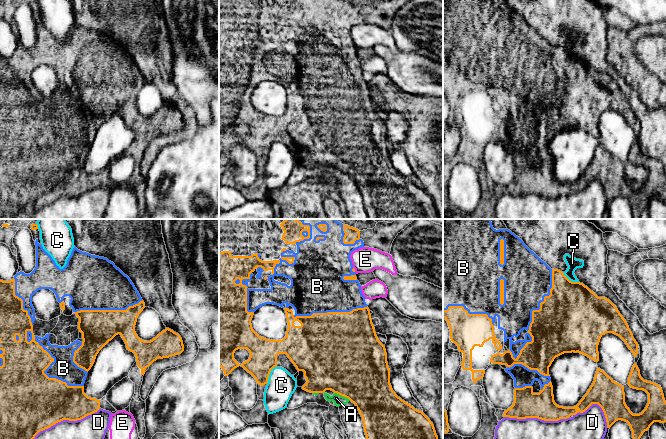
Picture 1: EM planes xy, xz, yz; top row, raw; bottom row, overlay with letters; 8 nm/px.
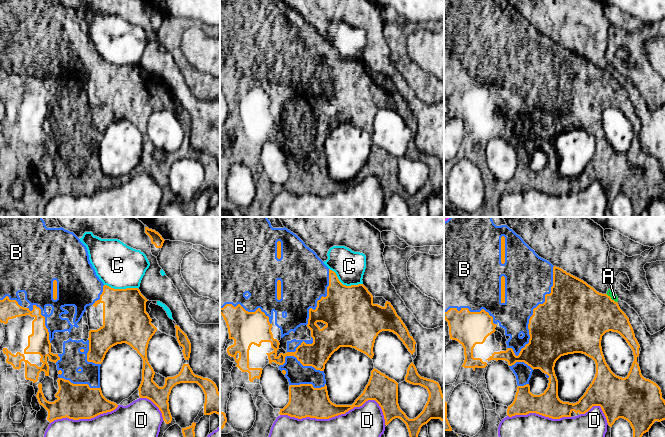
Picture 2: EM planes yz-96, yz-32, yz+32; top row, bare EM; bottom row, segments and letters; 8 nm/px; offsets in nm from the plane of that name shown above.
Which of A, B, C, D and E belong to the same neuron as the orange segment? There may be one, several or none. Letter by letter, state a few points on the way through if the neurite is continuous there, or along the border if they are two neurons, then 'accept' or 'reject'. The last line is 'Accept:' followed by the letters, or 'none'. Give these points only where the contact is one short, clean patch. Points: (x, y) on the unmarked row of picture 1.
A: border along xz (334, 168), (350, 176); reject
B: accept
C: reject
D: reject
E: reject
Accept: B

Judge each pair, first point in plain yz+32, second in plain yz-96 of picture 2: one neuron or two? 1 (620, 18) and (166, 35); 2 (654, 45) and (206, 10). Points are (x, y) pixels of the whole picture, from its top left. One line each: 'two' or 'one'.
1: one
2: two

